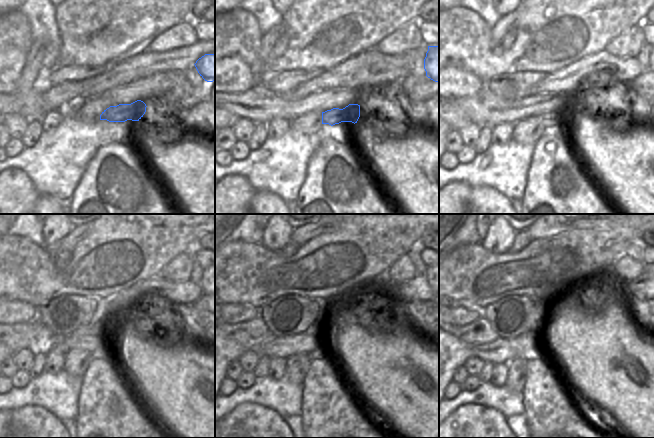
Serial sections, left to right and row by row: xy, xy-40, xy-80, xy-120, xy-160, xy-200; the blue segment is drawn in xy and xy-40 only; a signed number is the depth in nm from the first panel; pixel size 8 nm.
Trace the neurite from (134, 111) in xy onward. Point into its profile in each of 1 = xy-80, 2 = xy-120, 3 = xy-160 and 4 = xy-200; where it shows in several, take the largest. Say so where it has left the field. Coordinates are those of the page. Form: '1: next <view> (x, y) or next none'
1: next xy-80 (559, 116)
2: next xy-120 (93, 344)
3: next xy-160 (306, 343)
4: next xy-200 (527, 346)

